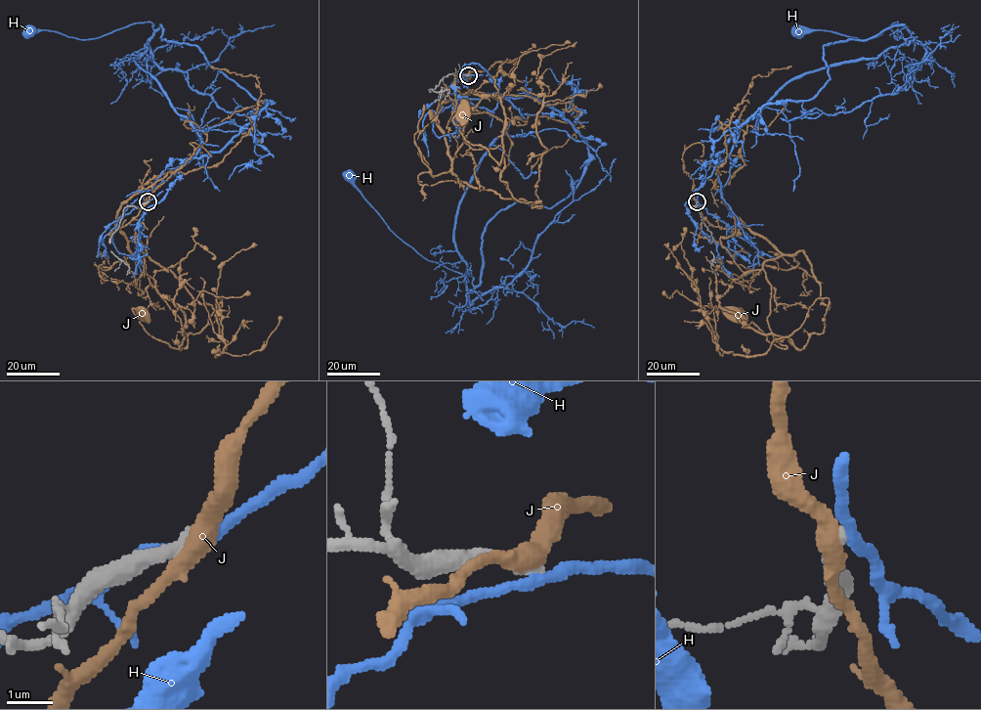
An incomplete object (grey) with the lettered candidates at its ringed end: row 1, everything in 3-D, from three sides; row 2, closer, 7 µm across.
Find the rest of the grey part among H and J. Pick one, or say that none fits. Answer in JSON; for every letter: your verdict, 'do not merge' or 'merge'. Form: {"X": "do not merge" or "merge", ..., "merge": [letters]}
{"H": "do not merge", "J": "do not merge", "merge": []}

